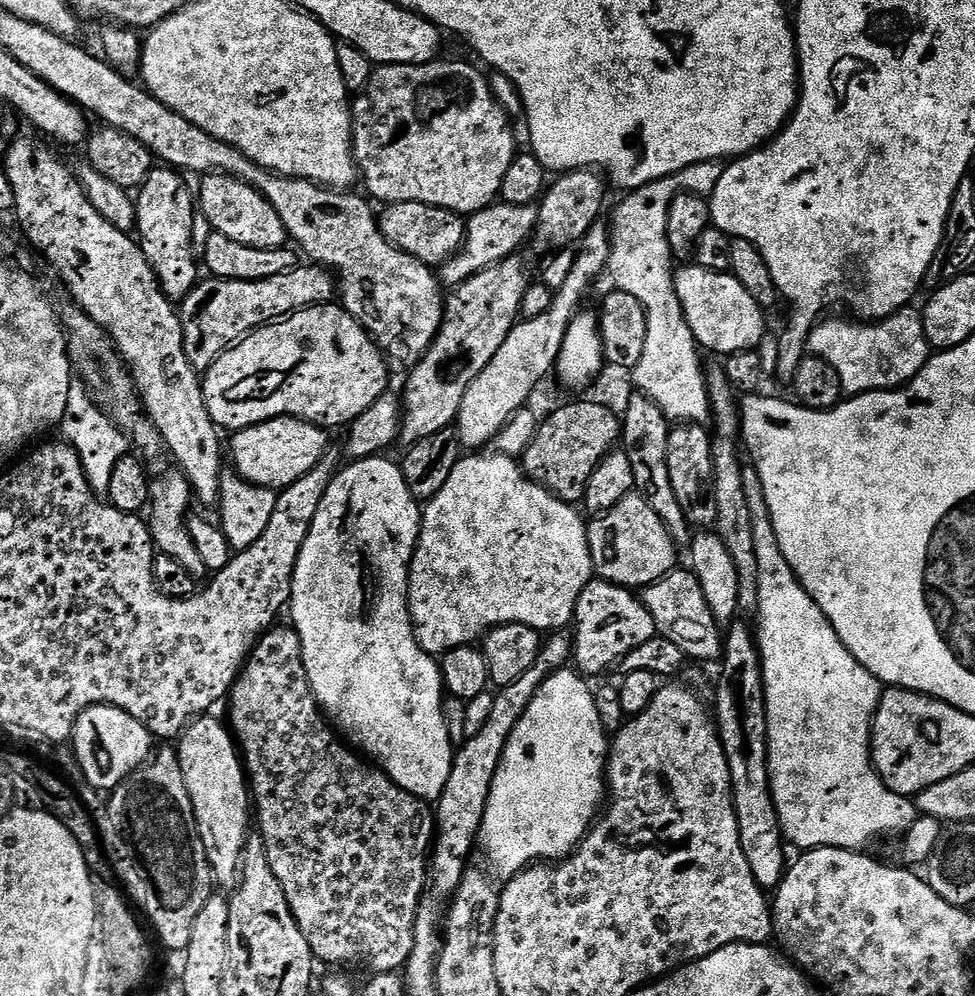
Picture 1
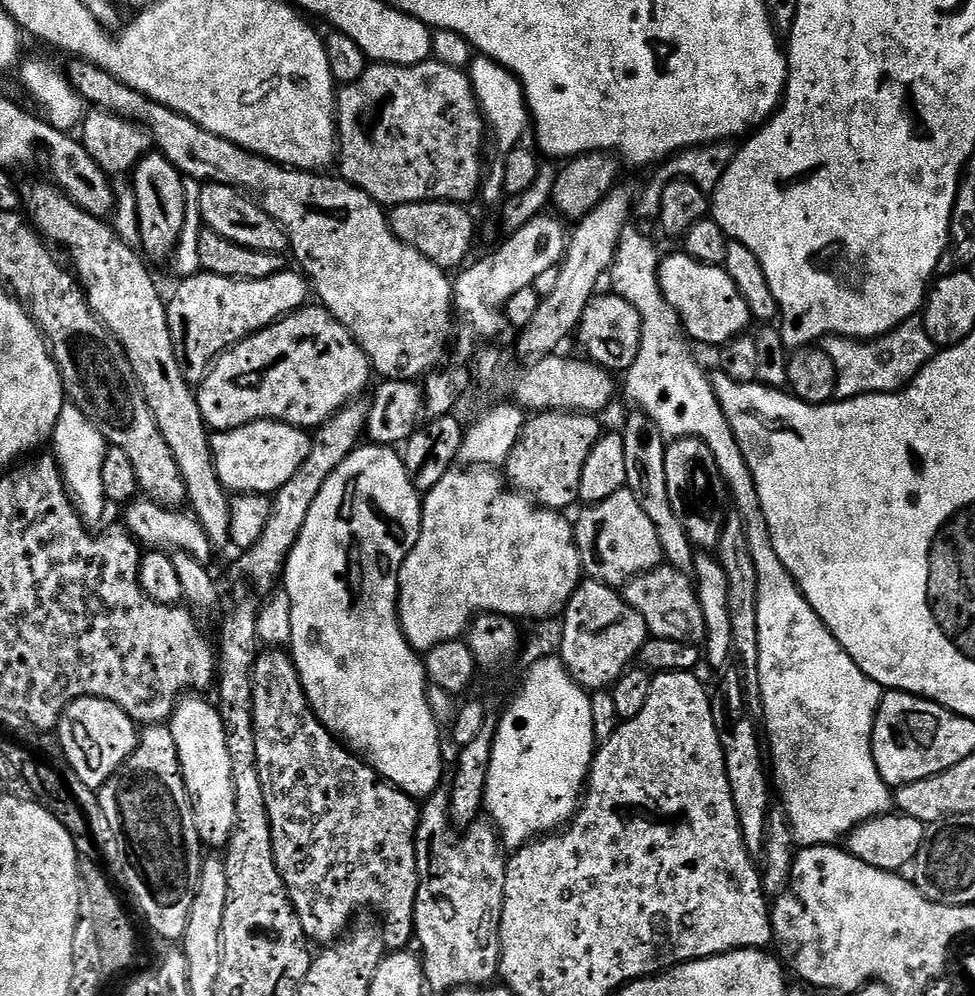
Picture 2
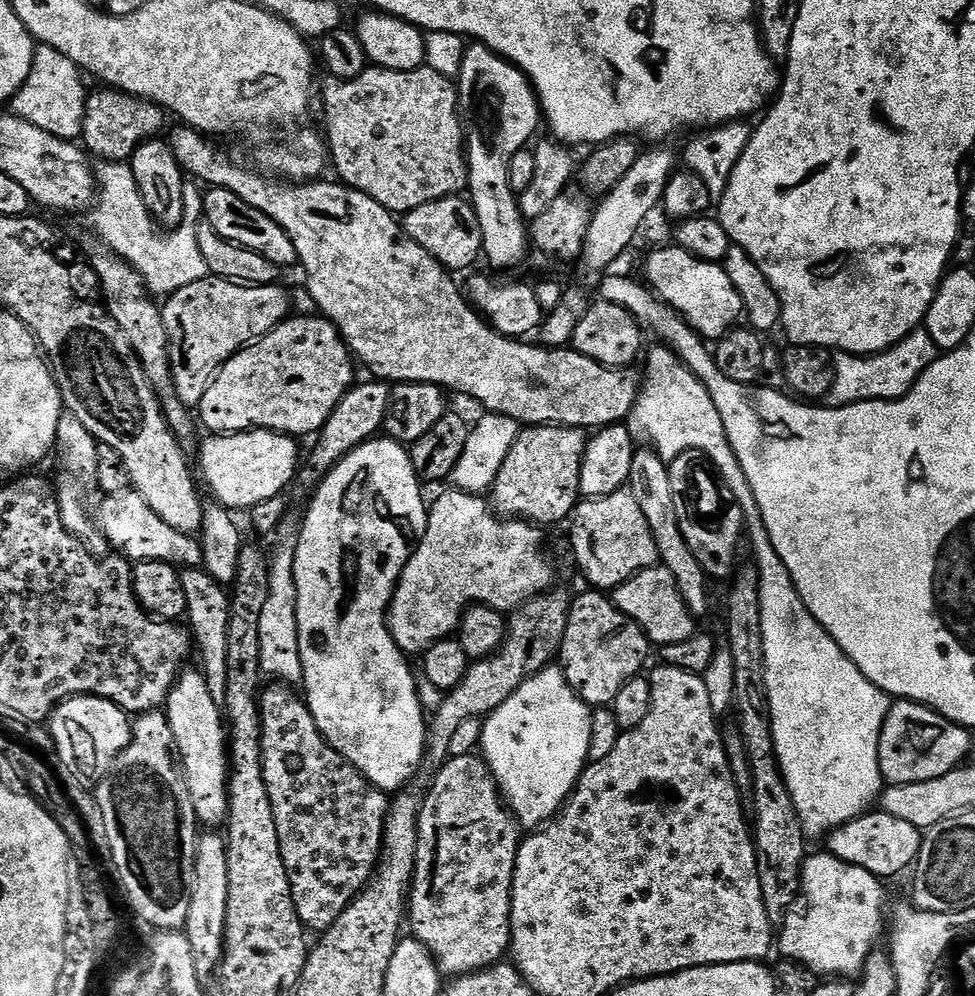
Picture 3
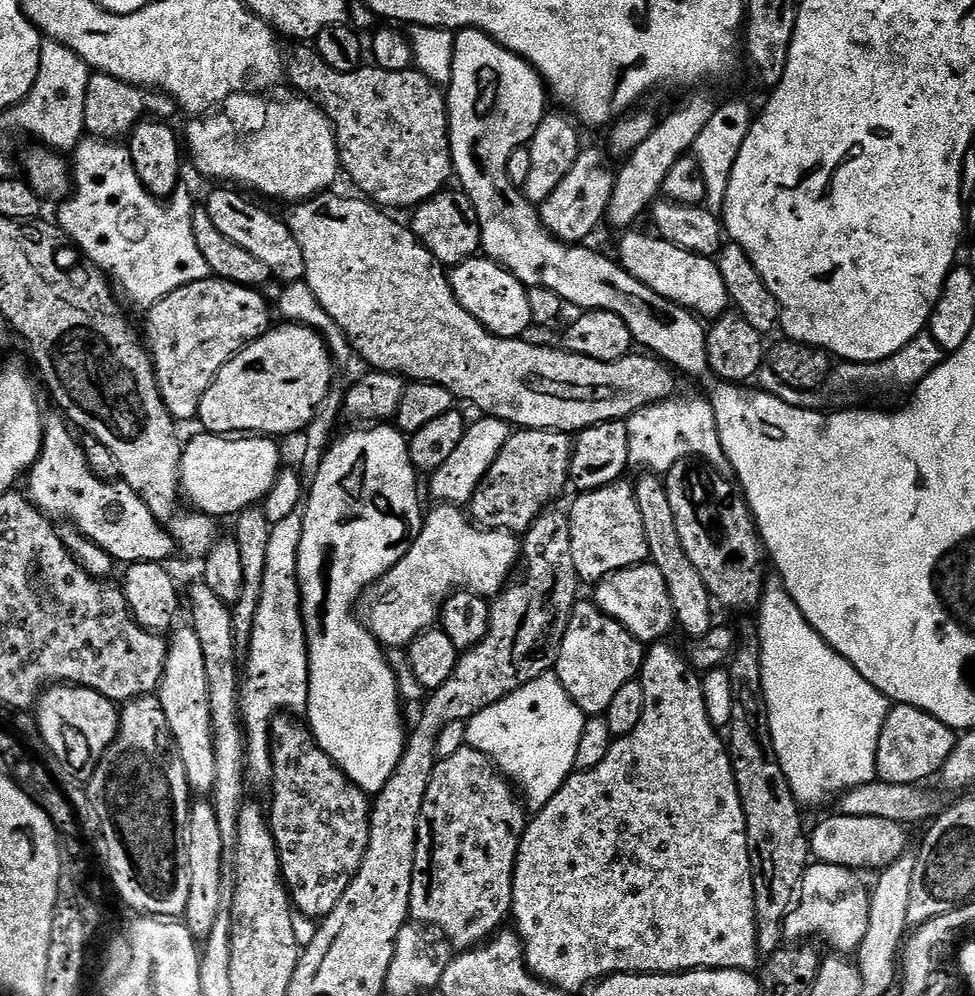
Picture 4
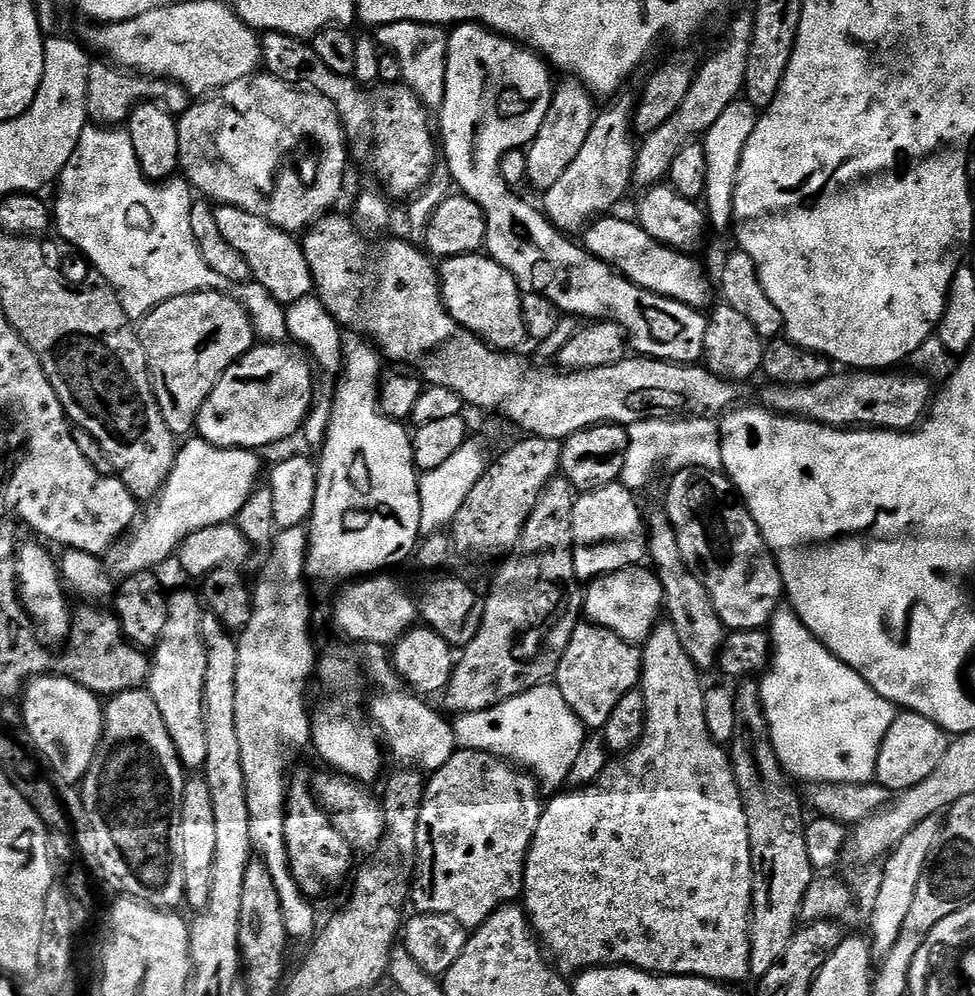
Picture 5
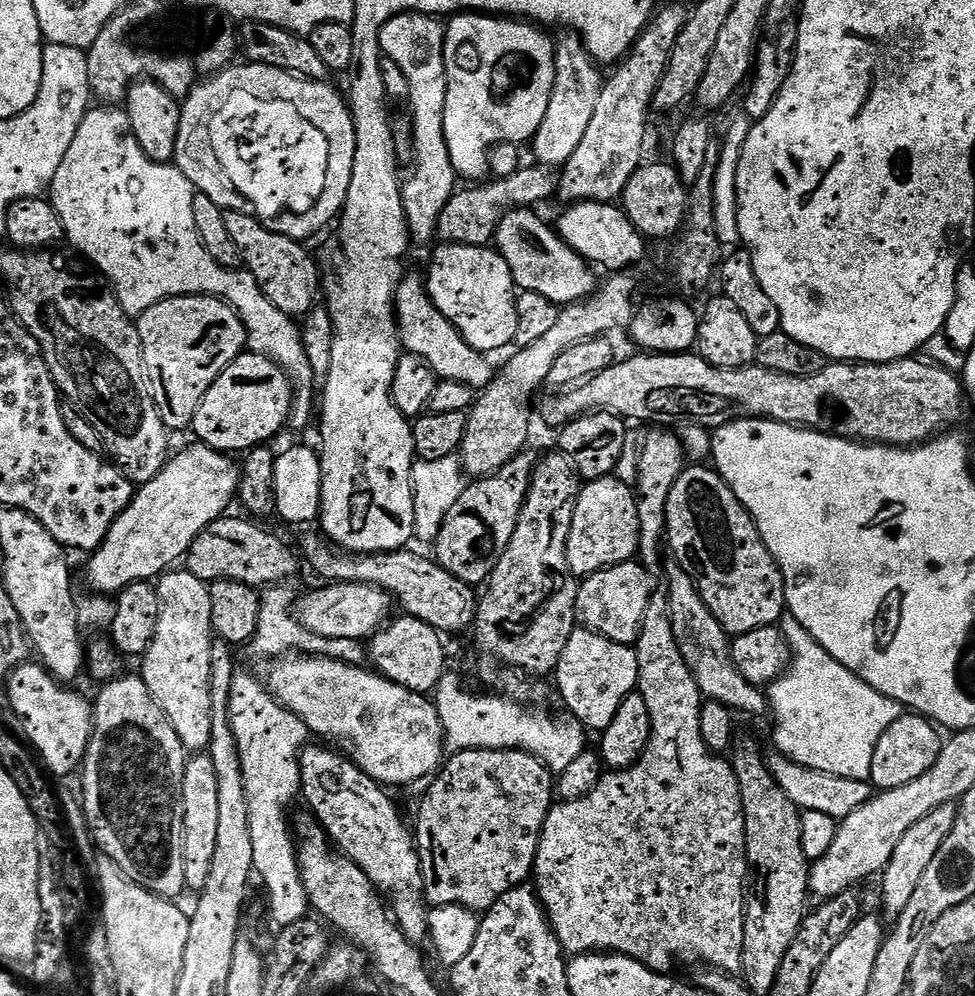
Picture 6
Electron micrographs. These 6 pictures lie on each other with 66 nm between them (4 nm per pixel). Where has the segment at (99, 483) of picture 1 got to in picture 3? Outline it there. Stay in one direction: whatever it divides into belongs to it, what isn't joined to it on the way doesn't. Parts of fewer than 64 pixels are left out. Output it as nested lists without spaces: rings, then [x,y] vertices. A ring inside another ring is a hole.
[[[65,411],[62,418],[59,419],[58,434],[56,435],[59,447],[63,448],[66,454],[66,464],[68,472],[77,486],[64,486],[58,490],[57,500],[59,502],[59,512],[62,514],[62,524],[66,530],[71,532],[72,536],[79,539],[85,546],[86,550],[91,552],[92,556],[104,559],[111,553],[112,547],[106,538],[104,532],[101,532],[99,524],[90,512],[84,508],[86,492],[83,488],[92,488],[96,483],[98,454],[96,441],[93,436],[74,414]]]

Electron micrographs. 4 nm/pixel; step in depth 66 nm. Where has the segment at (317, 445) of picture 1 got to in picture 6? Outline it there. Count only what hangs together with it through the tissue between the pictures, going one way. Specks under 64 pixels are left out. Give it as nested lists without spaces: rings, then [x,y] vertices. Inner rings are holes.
[[[192,442],[177,456],[175,453],[154,479],[135,489],[128,509],[114,521],[106,538],[87,557],[89,587],[101,594],[118,594],[131,584],[155,581],[161,573],[175,565],[172,564],[175,560],[183,561],[194,538],[198,538],[198,534],[209,528],[215,520],[221,519],[229,511],[228,503],[237,499],[240,464],[232,460],[235,459],[231,455],[215,452],[199,442]]]

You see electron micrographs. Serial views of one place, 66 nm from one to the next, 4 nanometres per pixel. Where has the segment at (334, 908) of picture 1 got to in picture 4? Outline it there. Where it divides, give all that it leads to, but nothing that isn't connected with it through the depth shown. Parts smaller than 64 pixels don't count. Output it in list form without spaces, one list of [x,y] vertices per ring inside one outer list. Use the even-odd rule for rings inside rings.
[[[281,714],[272,722],[272,783],[270,791],[272,796],[272,812],[270,808],[270,823],[272,826],[272,836],[276,839],[276,849],[280,852],[280,875],[284,877],[284,883],[288,885],[288,894],[292,897],[293,905],[298,909],[299,915],[313,918],[323,918],[338,906],[342,894],[350,886],[350,882],[358,874],[358,870],[364,861],[364,855],[368,849],[370,836],[372,834],[372,808],[370,807],[369,793],[363,792],[358,785],[353,784],[348,776],[342,771],[318,746],[318,742],[312,737],[308,730],[307,723],[300,724],[295,715]]]

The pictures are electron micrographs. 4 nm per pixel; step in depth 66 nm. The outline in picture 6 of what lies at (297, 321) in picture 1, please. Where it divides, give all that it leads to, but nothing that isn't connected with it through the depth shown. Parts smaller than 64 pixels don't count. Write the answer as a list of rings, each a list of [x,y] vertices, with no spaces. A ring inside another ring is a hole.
[[[245,350],[237,360],[230,362],[230,366],[226,366],[226,370],[222,370],[222,374],[210,386],[210,390],[206,390],[192,419],[191,431],[196,432],[195,439],[199,443],[208,445],[215,452],[247,453],[251,449],[267,445],[272,436],[281,433],[288,424],[288,416],[292,412],[293,395],[294,389],[288,375],[270,357]]]

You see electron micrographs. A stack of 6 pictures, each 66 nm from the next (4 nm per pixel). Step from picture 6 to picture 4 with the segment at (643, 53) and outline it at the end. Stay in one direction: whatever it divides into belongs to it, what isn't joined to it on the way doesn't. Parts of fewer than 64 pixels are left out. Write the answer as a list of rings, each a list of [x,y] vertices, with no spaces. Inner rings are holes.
[[[585,147],[578,154],[570,174],[566,174],[566,178],[558,184],[558,190],[554,190],[554,194],[550,194],[550,198],[546,198],[546,202],[539,205],[540,220],[563,244],[583,245],[587,241],[584,239],[600,223],[605,223],[610,198],[616,185],[616,172],[608,165],[609,157],[605,156],[596,148]]]

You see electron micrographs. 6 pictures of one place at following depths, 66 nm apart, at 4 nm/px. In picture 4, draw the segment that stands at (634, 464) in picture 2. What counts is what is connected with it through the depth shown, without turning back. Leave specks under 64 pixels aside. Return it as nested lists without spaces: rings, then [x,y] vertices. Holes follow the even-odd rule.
[[[644,474],[640,481],[635,481],[638,511],[642,513],[642,522],[646,530],[646,542],[650,563],[662,570],[662,578],[666,578],[666,586],[670,590],[670,602],[674,606],[676,624],[688,635],[688,638],[705,636],[712,627],[712,608],[714,601],[708,592],[706,582],[702,582],[702,574],[698,574],[694,562],[682,548],[682,538],[678,538],[678,522],[674,522],[674,510],[670,506],[668,485],[659,475]]]

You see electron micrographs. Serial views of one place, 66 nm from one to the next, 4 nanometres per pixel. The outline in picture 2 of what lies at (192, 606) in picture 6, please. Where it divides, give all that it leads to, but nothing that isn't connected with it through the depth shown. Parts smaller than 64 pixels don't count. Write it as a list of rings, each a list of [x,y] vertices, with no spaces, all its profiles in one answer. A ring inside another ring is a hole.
[[[196,694],[181,699],[172,713],[170,727],[174,746],[178,746],[180,773],[192,799],[194,826],[198,826],[198,834],[207,847],[209,844],[212,850],[224,850],[228,847],[236,821],[234,770],[230,768],[230,753],[226,750],[226,730],[220,709],[215,703],[207,704],[200,699],[204,698]]]

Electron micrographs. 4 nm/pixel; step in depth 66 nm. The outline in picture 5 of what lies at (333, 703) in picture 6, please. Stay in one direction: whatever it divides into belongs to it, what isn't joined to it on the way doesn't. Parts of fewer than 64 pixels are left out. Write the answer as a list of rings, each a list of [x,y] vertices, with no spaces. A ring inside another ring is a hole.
[[[384,690],[376,695],[380,696],[376,696],[372,700],[372,716],[370,712],[370,720],[378,733],[379,739],[382,741],[383,747],[386,749],[387,755],[389,752],[397,760],[397,765],[415,766],[417,769],[431,774],[437,772],[442,766],[446,766],[446,762],[450,762],[452,755],[458,751],[456,729],[451,719],[447,720],[446,717],[439,716],[424,701],[427,699],[421,698],[408,690]]]

